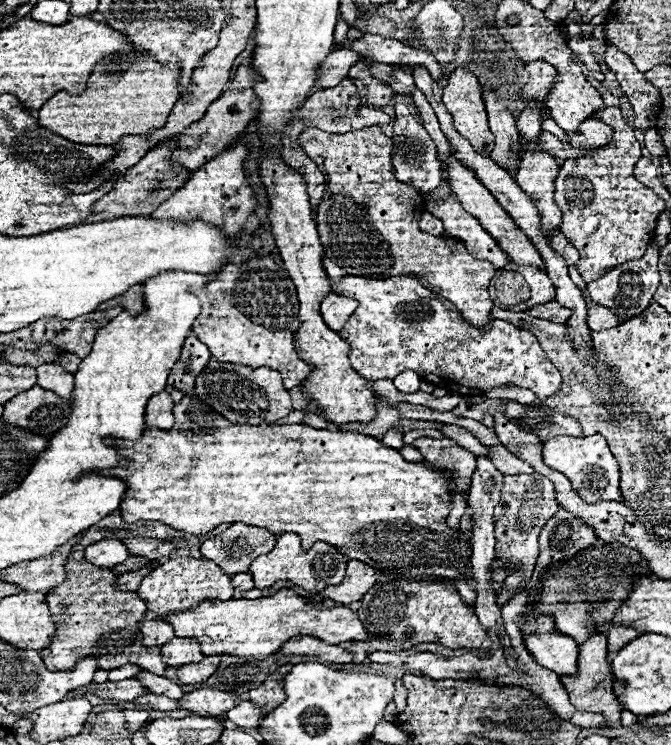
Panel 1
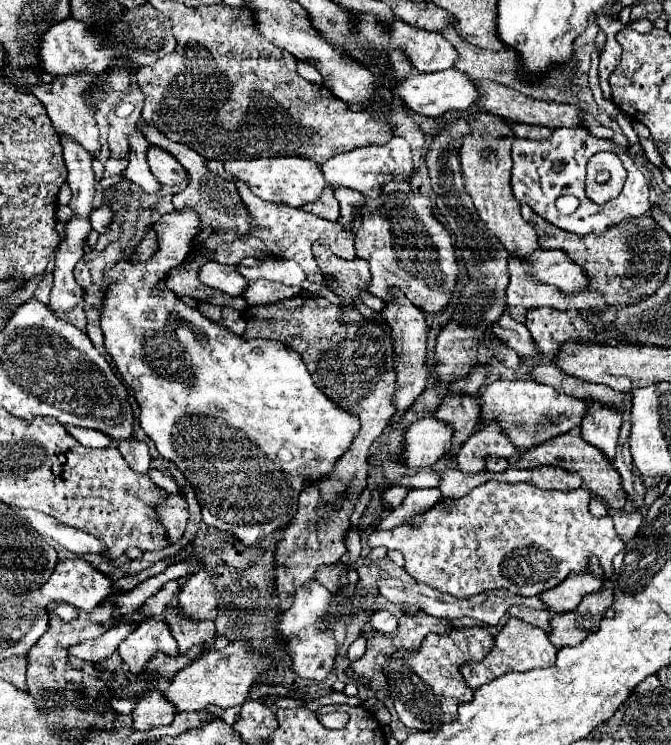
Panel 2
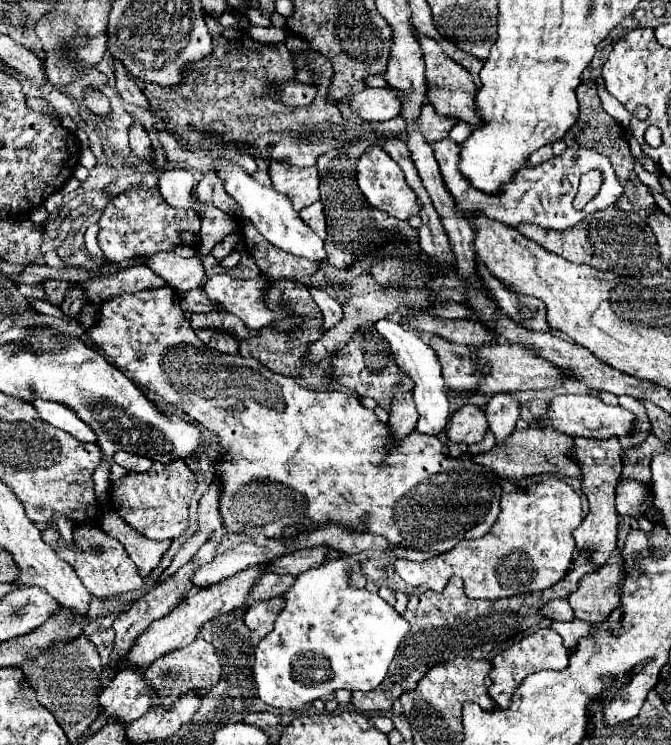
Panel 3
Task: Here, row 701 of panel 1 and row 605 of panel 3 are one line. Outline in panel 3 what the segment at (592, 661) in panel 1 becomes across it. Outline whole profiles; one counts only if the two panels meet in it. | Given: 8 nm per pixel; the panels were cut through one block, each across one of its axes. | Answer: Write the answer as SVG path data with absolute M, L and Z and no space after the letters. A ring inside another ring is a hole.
M606 564L598 572L586 574L580 580L578 590L566 600L578 620L590 626L600 626L618 606L618 584L622 584L622 568L618 564Z

